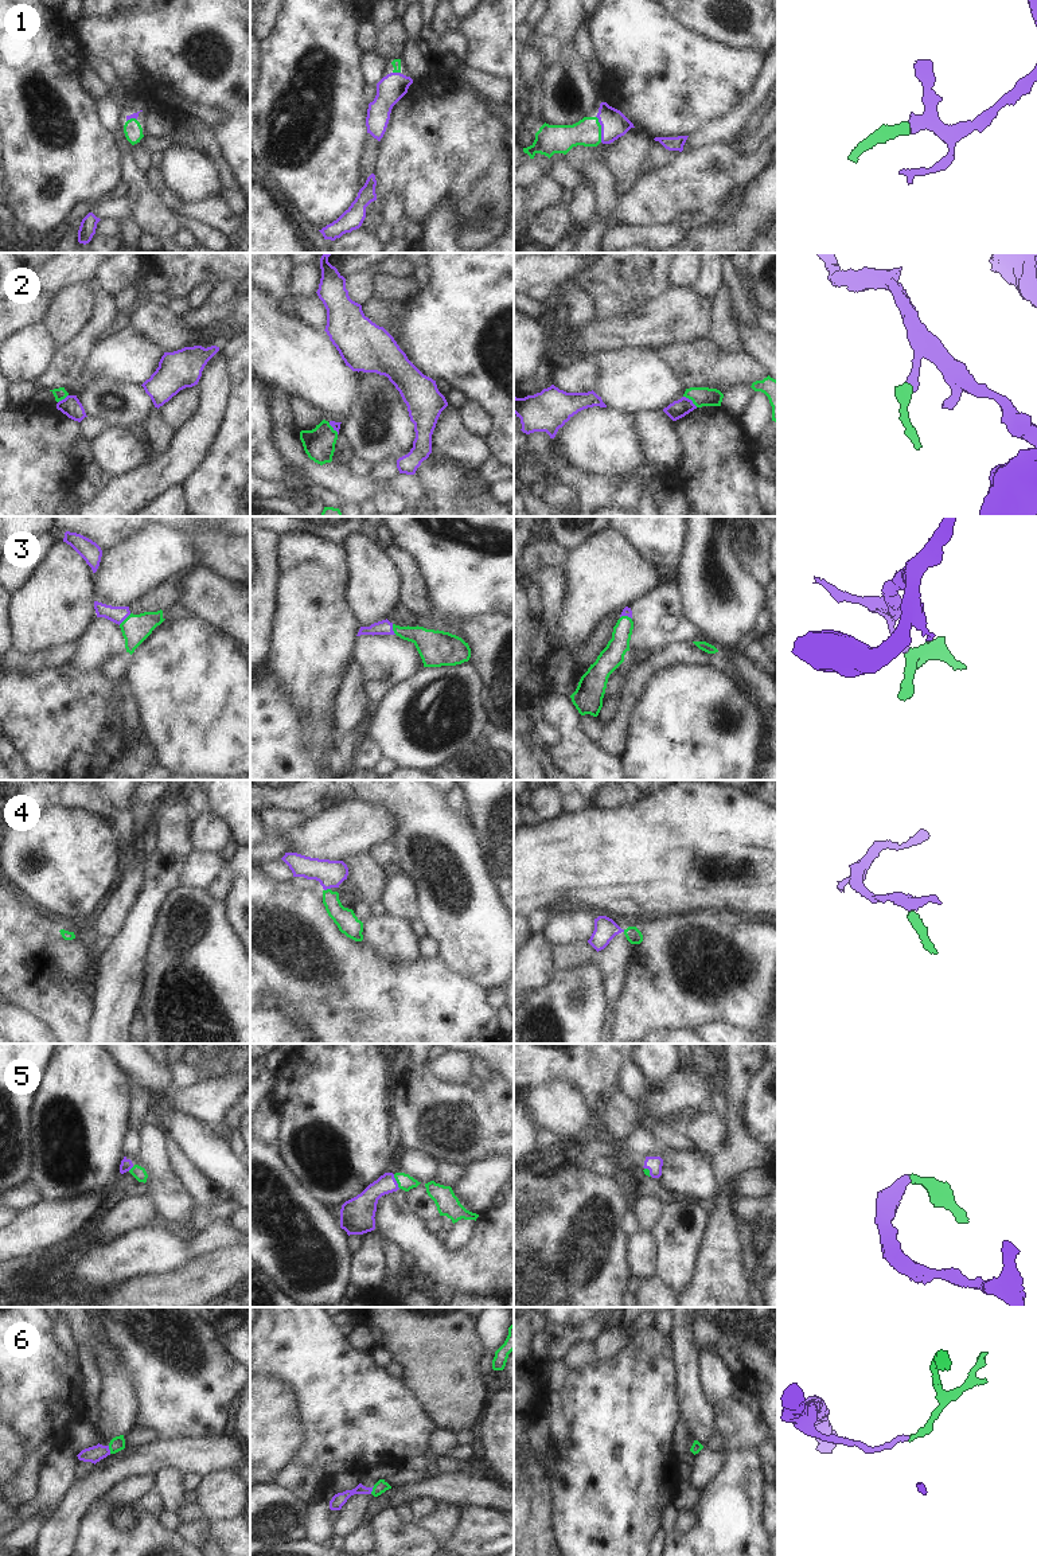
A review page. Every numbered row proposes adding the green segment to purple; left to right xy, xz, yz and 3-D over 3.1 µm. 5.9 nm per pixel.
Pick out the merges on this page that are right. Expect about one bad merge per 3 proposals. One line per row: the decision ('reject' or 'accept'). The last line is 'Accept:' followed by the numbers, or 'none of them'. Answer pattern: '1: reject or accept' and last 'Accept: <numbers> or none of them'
1: accept
2: reject
3: accept
4: accept
5: accept
6: accept
Accept: 1, 3, 4, 5, 6

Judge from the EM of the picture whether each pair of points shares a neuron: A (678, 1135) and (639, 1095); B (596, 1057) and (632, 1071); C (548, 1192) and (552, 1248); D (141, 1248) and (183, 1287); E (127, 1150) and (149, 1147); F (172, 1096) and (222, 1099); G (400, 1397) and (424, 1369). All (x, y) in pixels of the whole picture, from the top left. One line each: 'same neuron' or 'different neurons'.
A: same neuron
B: different neurons
C: same neuron
D: different neurons
E: different neurons
F: same neuron
G: different neurons

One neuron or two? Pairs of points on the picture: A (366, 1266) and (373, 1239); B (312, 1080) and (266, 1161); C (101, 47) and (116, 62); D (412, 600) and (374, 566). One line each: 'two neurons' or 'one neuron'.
A: one neuron
B: two neurons
C: two neurons
D: two neurons

